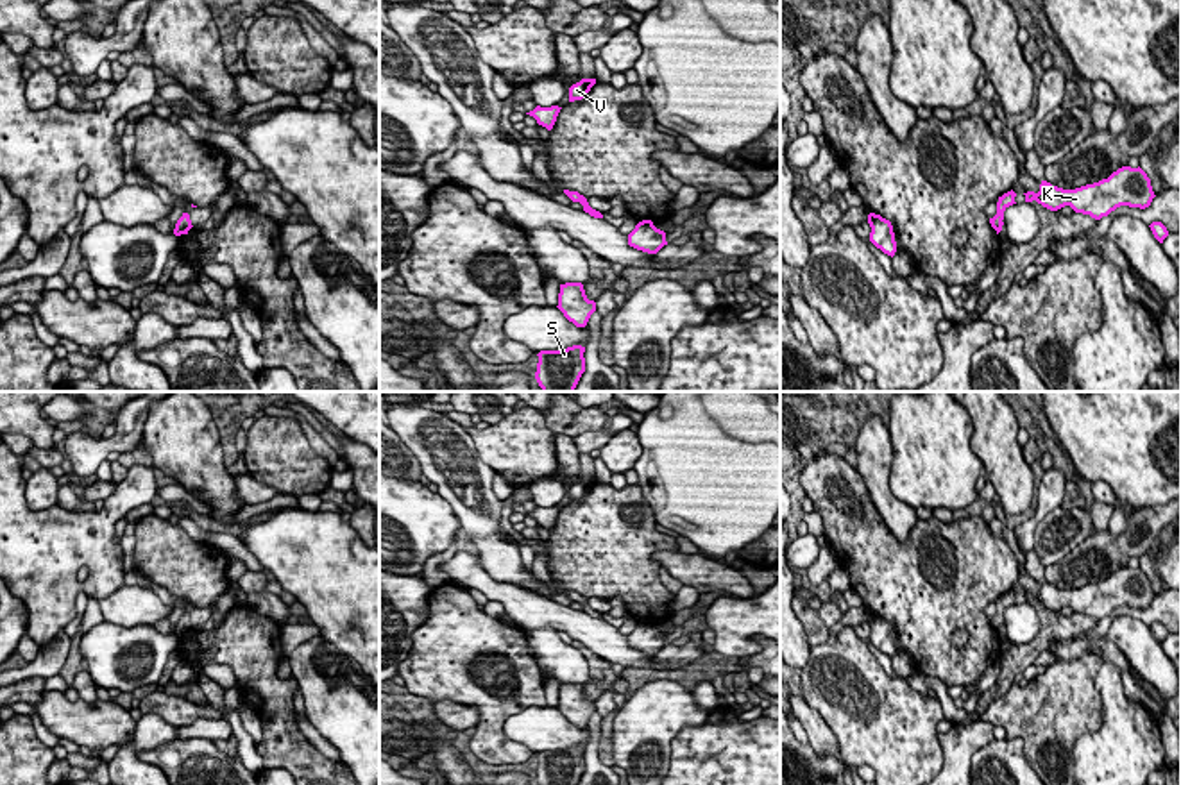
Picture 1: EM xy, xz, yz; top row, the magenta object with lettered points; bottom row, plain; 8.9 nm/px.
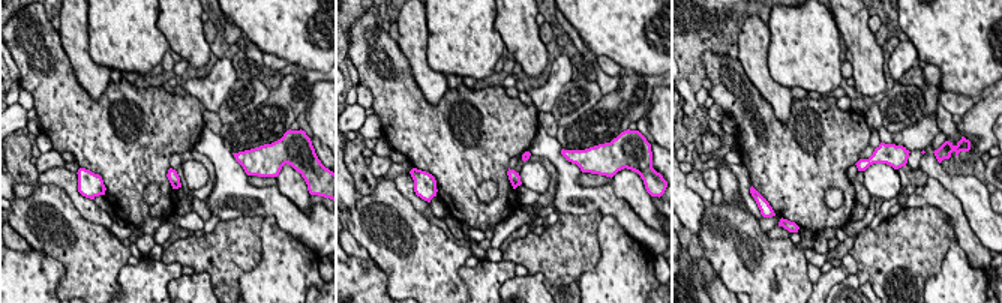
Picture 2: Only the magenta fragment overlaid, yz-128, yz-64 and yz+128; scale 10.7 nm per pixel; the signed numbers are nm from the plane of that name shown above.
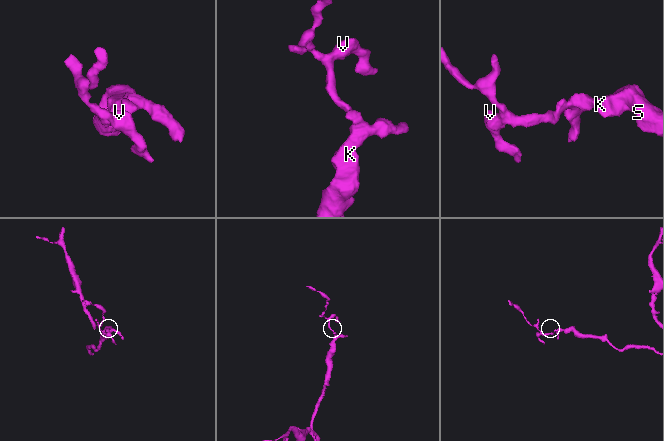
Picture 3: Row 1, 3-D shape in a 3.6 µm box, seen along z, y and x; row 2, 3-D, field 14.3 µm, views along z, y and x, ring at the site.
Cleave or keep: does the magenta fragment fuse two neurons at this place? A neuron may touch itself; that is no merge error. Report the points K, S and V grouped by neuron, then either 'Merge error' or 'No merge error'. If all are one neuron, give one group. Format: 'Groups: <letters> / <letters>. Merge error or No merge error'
Groups: K S V. No merge error

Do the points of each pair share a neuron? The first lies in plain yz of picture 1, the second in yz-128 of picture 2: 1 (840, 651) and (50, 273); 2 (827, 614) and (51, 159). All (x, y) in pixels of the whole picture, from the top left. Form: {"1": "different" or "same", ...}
{"1": "different", "2": "same"}

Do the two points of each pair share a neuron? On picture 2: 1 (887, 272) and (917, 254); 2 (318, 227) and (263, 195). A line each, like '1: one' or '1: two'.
1: one
2: one

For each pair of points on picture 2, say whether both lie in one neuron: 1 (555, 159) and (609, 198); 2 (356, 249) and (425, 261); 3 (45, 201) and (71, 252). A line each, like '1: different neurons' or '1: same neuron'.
1: same neuron
2: different neurons
3: same neuron

